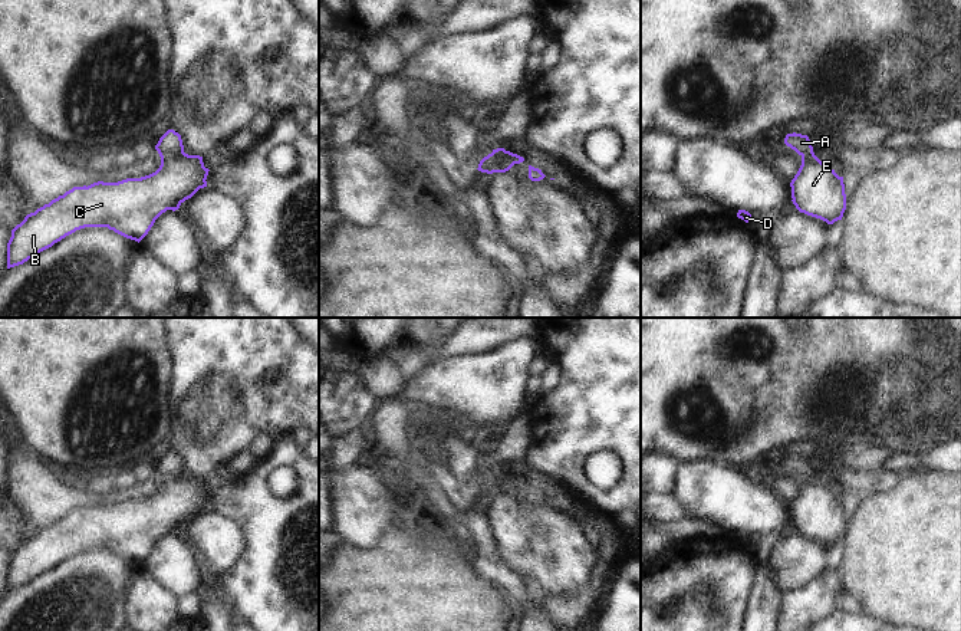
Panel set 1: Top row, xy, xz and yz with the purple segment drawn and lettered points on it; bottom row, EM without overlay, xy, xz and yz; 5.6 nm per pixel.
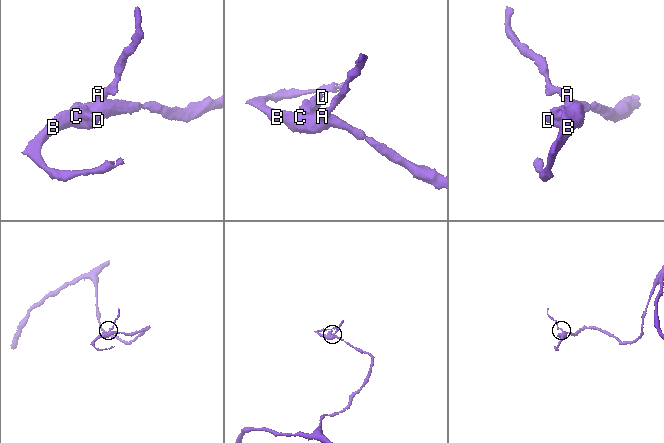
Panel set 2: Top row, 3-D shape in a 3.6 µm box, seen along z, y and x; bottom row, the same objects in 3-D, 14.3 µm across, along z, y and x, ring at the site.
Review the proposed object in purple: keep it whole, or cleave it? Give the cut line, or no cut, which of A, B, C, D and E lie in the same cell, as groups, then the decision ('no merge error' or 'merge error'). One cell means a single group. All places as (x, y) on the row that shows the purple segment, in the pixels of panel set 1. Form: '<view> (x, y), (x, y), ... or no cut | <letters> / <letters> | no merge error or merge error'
xy (183, 151), (161, 157) | A / B C D E | merge error

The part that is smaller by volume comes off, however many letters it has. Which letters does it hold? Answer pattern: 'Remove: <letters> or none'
Remove: A.

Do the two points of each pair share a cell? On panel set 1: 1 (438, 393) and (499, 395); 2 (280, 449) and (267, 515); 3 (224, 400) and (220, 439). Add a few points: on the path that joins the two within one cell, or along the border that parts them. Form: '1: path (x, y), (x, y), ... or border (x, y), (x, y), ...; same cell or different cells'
1: path (453, 393), (484, 393); same cell
2: path (267, 464), (259, 473), (259, 499); same cell
3: path (220, 410), (220, 429); same cell

